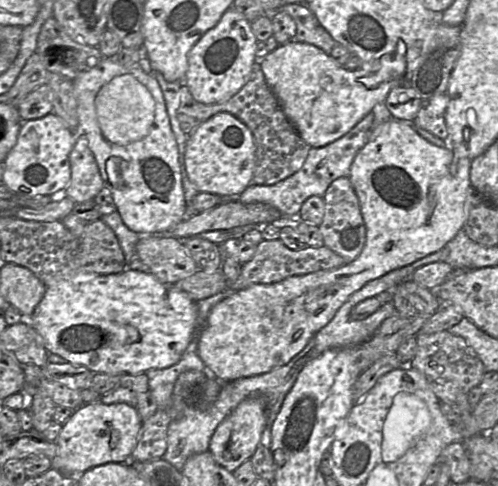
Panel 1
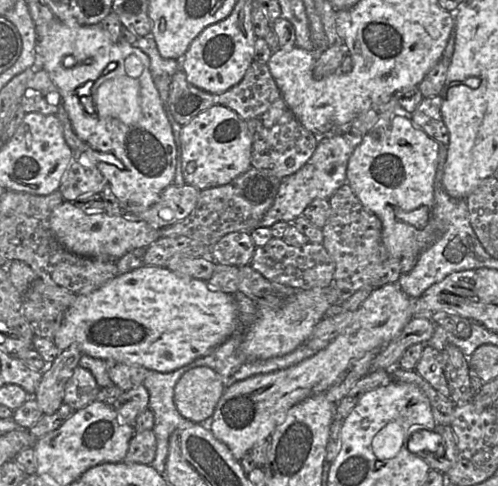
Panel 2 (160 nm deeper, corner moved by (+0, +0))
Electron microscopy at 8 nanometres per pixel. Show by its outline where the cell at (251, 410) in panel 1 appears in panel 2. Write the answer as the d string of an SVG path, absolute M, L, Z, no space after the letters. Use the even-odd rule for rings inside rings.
M388 283L374 289L354 312L355 315L351 324L340 335L330 341L325 348L319 350L313 356L288 368L257 374L237 381L224 389L210 418L209 430L216 439L229 448L236 460L240 461L255 445L264 439L268 439L276 426L284 421L285 415L291 407L308 397L325 393L353 360L361 358L370 350L383 349L414 317L412 299L395 283Z

